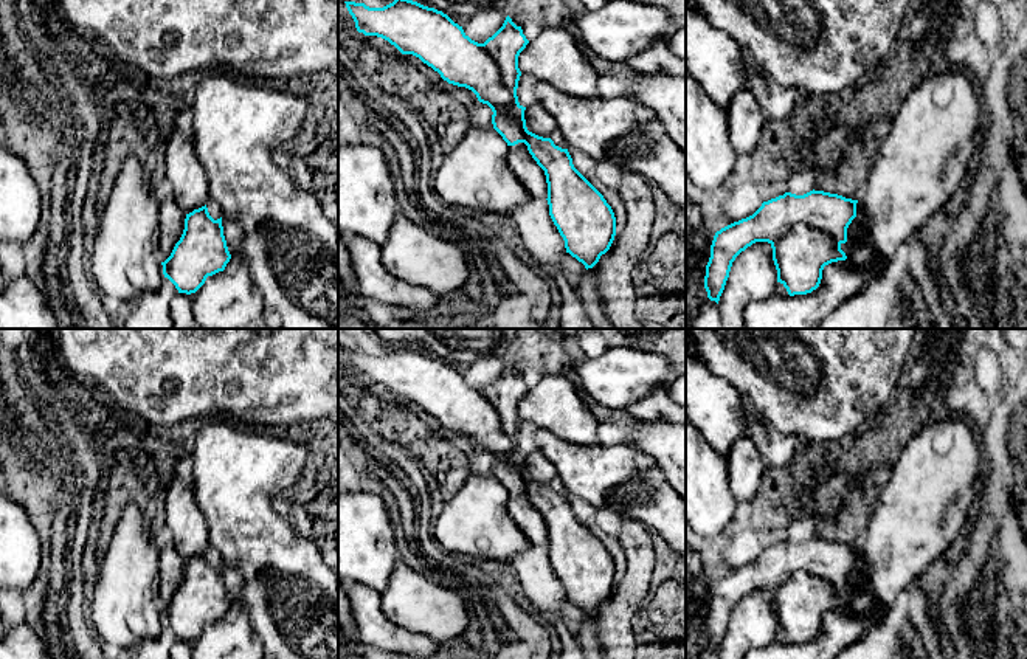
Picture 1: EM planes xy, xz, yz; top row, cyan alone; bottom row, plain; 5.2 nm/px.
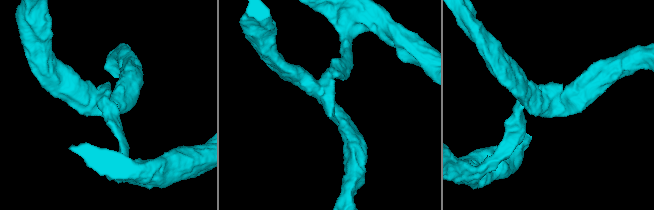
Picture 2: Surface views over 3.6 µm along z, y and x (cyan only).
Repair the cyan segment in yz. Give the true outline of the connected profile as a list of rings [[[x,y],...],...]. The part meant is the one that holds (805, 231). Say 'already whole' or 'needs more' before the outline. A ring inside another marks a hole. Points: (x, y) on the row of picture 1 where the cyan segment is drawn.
needs more; [[[813,189],[804,195],[785,192],[763,202],[752,216],[715,233],[704,276],[707,298],[718,304],[732,262],[756,242],[768,242],[771,245],[777,282],[787,288],[790,296],[811,293],[819,287],[825,265],[847,259],[841,245],[847,242],[847,228],[853,220],[861,226],[869,223],[867,214],[858,206],[858,200],[824,191]]]

